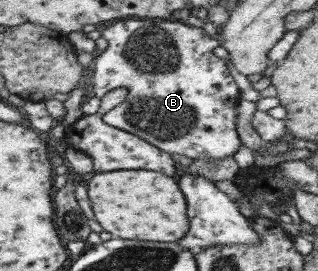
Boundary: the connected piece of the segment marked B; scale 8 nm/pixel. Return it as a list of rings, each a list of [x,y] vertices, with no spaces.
[[[125,18],[125,20],[115,21],[115,23],[103,29],[100,32],[100,36],[107,41],[108,47],[105,51],[101,52],[98,57],[91,61],[92,77],[90,78],[90,81],[91,87],[93,87],[93,95],[101,99],[101,96],[103,96],[104,93],[111,91],[111,89],[117,89],[117,87],[127,89],[125,100],[102,115],[102,120],[107,125],[128,131],[168,154],[179,153],[179,155],[186,155],[192,159],[207,156],[209,159],[223,160],[227,156],[233,157],[233,154],[235,154],[237,148],[239,148],[239,142],[241,142],[235,131],[235,121],[237,118],[236,104],[240,98],[237,91],[237,85],[235,85],[233,77],[229,74],[229,69],[225,64],[225,60],[212,55],[213,49],[220,45],[220,42],[217,41],[217,39],[211,38],[207,35],[202,27],[191,27],[183,22],[175,21],[175,19],[164,18]]]

